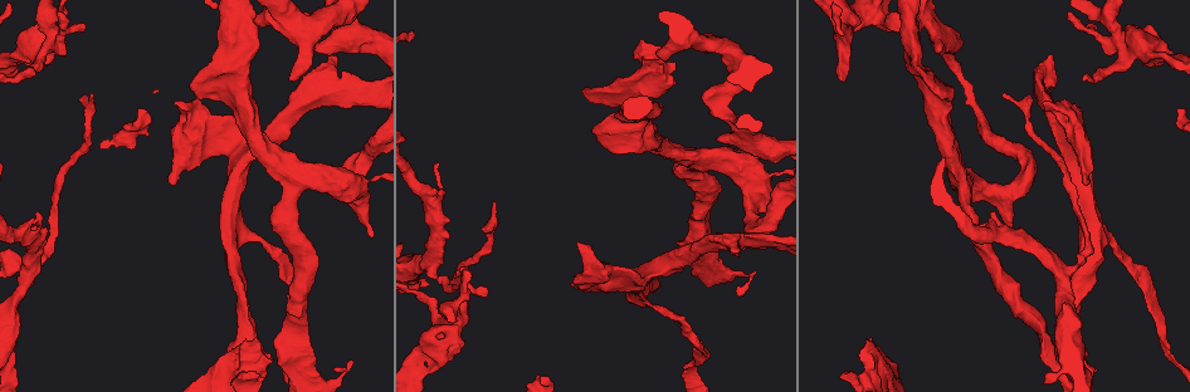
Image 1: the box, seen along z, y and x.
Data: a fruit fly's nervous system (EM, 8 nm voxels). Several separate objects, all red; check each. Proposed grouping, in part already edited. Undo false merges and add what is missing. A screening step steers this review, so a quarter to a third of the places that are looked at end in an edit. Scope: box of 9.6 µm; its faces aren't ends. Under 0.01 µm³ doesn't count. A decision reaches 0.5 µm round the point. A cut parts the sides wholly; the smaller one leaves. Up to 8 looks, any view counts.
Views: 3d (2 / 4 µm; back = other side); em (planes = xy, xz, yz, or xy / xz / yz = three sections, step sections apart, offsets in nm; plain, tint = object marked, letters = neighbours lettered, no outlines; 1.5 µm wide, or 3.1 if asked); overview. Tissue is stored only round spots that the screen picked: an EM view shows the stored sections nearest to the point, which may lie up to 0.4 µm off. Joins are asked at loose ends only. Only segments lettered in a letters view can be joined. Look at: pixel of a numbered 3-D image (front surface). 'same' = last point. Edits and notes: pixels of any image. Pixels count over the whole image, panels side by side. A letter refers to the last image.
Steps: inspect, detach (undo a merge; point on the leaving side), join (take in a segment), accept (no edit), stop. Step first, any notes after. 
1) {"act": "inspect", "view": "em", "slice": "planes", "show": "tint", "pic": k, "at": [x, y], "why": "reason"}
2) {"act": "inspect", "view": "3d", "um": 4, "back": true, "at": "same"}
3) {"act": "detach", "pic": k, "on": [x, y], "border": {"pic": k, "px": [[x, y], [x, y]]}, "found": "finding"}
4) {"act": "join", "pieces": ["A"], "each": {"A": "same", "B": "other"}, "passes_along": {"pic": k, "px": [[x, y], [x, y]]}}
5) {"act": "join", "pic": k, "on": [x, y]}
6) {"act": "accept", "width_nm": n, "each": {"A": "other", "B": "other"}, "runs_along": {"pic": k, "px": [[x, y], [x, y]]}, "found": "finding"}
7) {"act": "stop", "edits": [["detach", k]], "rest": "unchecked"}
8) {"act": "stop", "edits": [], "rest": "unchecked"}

{"act": "inspect", "view": "em", "slice": "xz", "step": 8, "show": "letters", "pic": 1, "at": [276, 350], "why": "thick end"}

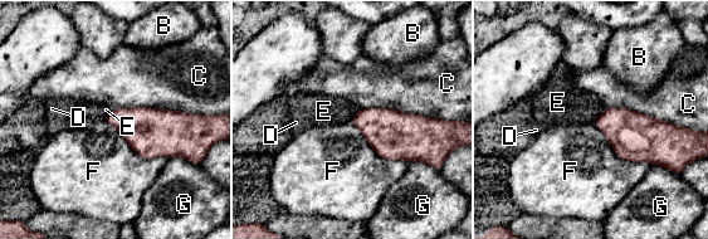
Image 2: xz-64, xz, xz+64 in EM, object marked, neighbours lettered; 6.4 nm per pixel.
{"act": "accept", "width_nm": 200, "each": {"B": "other", "C": "other", "D": "other", "E": "other", "F": "other", "G": "other"}, "border": {"pic": 2, "px": [[606, 108], [592, 122]]}, "found": "no lettered segment goes on from it"}

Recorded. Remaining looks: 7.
{"act": "inspect", "view": "3d", "um": 4, "pic": 1, "at": [272, 361], "why": "free end"}

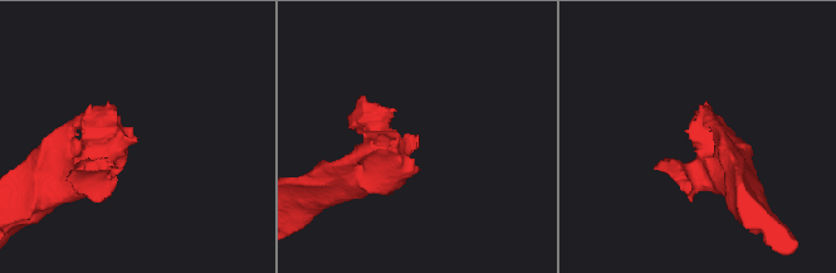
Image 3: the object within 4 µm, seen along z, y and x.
{"act": "inspect", "view": "em", "slice": "xz", "step": 4, "show": "letters", "pic": 3, "at": [416, 136]}

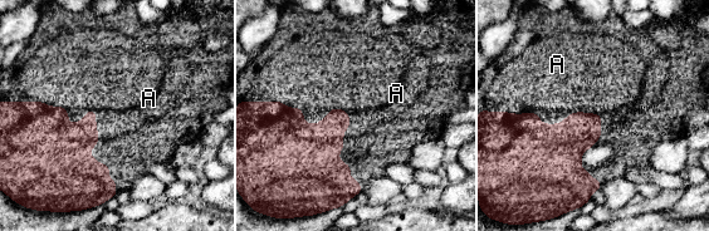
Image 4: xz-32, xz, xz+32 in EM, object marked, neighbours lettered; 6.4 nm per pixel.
{"act": "join", "pieces": ["A"], "longest_contact_nm": ["A", 800], "each": {"A": "same"}, "passes_along": {"pic": 4, "px": [[321, 142], [348, 114], [387, 111]]}, "found": "the neuron continues"}

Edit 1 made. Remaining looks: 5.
{"act": "inspect", "view": "overview"}

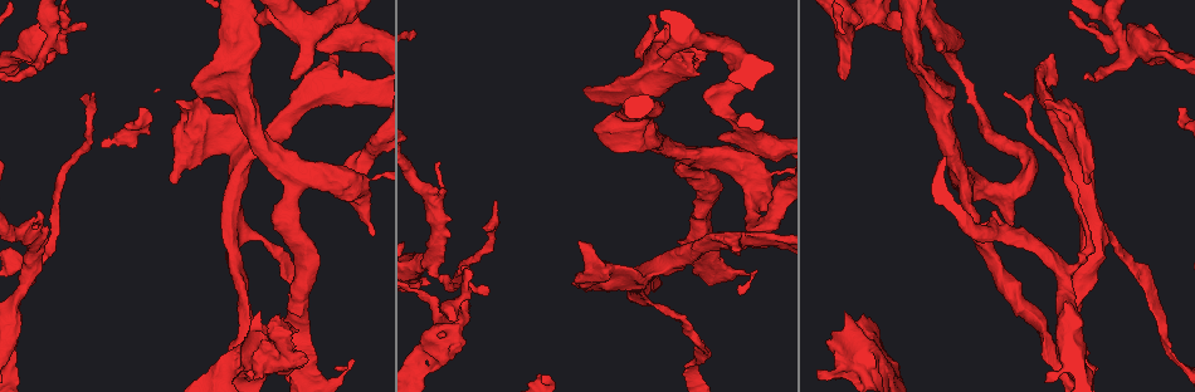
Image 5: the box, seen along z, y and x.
{"act": "inspect", "view": "em", "slice": "planes", "show": "letters", "pic": 5, "at": [717, 235], "why": "stops while still wide"}

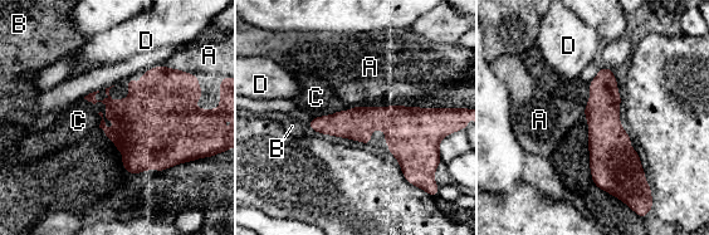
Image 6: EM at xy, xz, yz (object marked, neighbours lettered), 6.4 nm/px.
{"act": "accept", "longest_contact_nm": ["C", 220], "each": {"A": "other", "B": "other", "C": "other", "D": "other"}, "runs_along": {"pic": 6, "px": [[431, 116], [424, 120], [312, 123]]}, "found": "no lettered segment goes on from it"}

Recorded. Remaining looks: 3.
{"act": "stop", "edits": [["join", 4]], "rest": "unchecked"}

